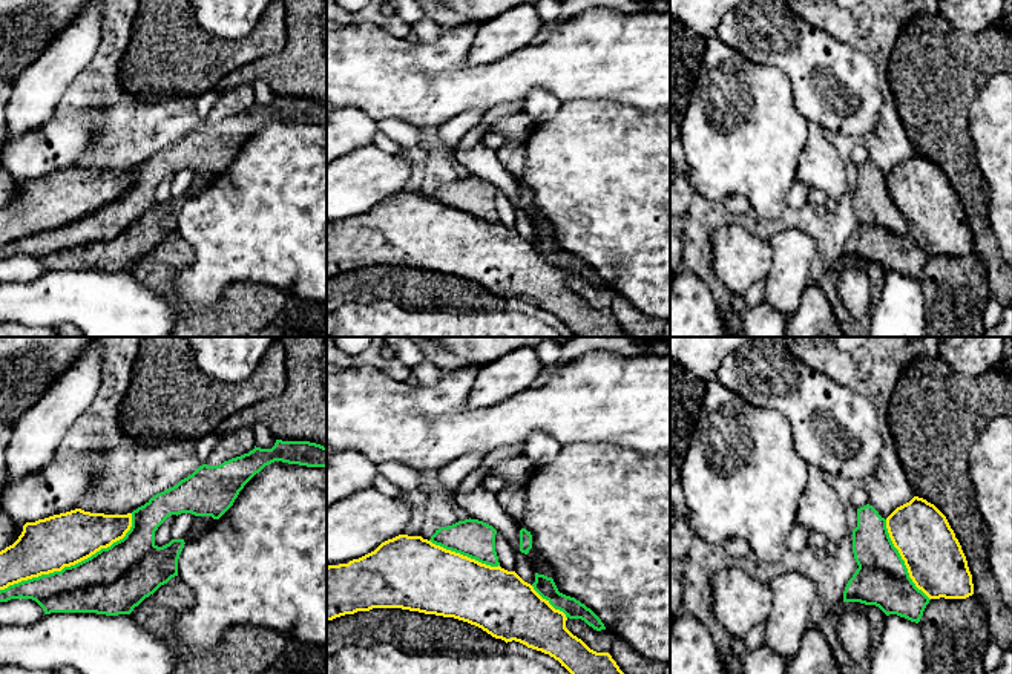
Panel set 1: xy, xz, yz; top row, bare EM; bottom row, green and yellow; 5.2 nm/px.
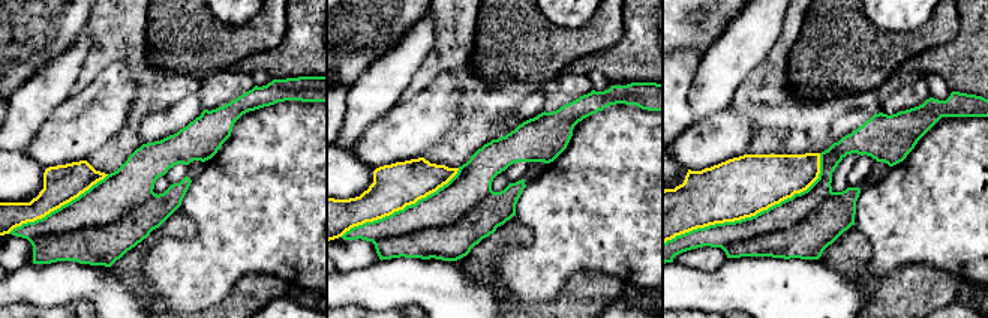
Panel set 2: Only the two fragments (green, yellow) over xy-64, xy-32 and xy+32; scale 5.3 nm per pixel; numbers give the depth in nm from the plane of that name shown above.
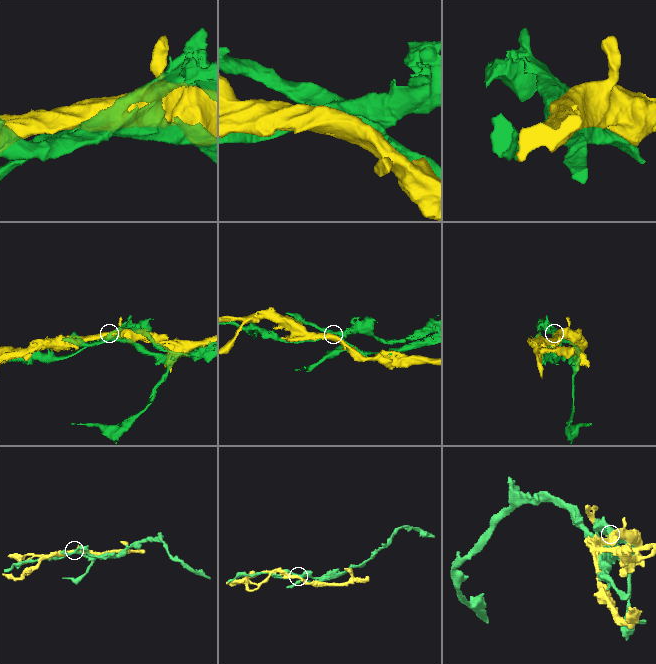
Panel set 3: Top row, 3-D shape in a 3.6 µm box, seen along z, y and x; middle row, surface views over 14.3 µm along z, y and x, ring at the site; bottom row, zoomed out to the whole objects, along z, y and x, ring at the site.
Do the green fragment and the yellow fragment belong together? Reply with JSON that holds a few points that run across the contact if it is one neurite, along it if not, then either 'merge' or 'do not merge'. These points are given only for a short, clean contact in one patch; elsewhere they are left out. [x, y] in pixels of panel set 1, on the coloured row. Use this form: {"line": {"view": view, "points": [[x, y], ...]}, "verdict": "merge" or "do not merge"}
{"verdict": "do not merge"}

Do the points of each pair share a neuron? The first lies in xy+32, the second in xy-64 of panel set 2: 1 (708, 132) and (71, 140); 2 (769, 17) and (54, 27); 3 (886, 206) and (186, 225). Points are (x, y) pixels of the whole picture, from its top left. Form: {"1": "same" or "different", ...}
{"1": "same", "2": "different", "3": "different"}

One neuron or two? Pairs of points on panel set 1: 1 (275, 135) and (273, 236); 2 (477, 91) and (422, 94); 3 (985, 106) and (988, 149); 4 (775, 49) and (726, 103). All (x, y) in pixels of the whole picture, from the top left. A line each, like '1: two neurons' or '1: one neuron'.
1: one neuron
2: one neuron
3: one neuron
4: two neurons

